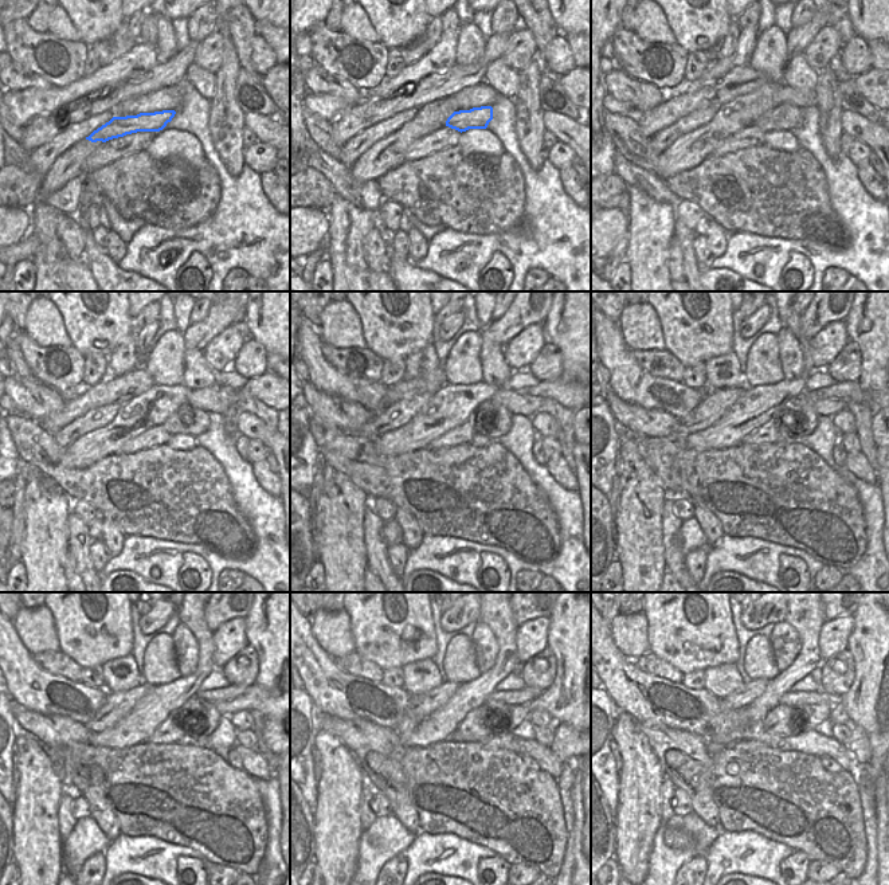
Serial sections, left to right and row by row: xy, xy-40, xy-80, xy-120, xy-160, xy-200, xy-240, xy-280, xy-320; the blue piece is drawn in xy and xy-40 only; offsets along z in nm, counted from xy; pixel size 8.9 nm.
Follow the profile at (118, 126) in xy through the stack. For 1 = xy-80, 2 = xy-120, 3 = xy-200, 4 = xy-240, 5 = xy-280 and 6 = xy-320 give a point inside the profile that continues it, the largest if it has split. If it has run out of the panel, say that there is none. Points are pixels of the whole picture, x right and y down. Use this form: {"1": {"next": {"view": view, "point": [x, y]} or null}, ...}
{"1": {"next": {"view": "xy-80", "point": [784, 117]}}, "2": {"next": {"view": "xy-120", "point": [173, 425]}}, "3": {"next": {"view": "xy-200", "point": [806, 418]}}, "4": {"next": {"view": "xy-240", "point": [206, 716]}}, "5": {"next": {"view": "xy-280", "point": [515, 713]}}, "6": {"next": {"view": "xy-320", "point": [815, 713]}}}

